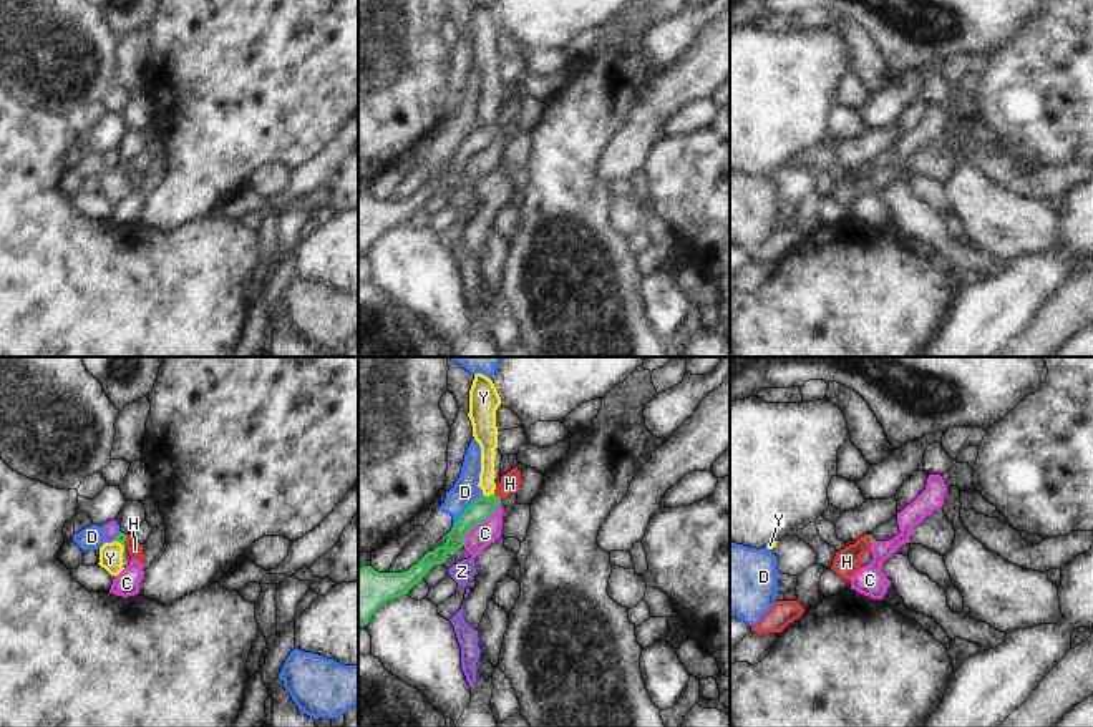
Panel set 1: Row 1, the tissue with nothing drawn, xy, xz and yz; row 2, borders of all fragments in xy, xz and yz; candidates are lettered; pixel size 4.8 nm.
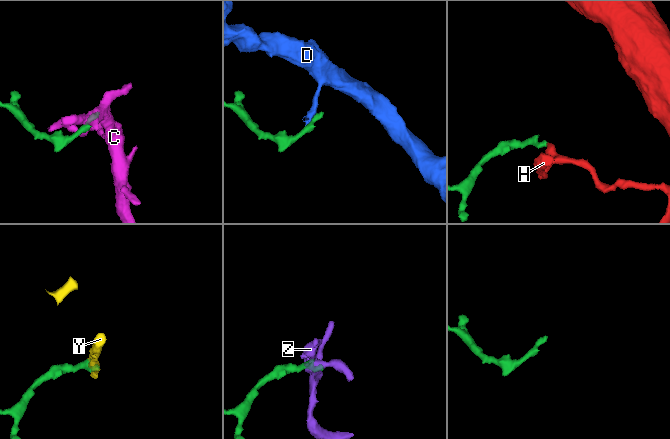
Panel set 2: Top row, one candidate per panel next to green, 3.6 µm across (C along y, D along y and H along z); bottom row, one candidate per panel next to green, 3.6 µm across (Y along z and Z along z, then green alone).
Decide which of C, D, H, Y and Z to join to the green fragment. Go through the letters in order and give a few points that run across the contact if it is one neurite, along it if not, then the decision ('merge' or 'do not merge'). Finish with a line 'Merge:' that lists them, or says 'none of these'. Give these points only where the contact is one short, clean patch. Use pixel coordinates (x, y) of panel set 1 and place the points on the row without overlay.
C: line xz (500, 130), (486, 146), (470, 158), (463, 173); do not merge
D: line xz (476, 125), (453, 155); do not merge
H: line xz (481, 136), (498, 125), (510, 112); merge
Y: line xz (493, 121), (485, 125); do not merge
Z: line xy (120, 160), (113, 168); do not merge
Merge: H

